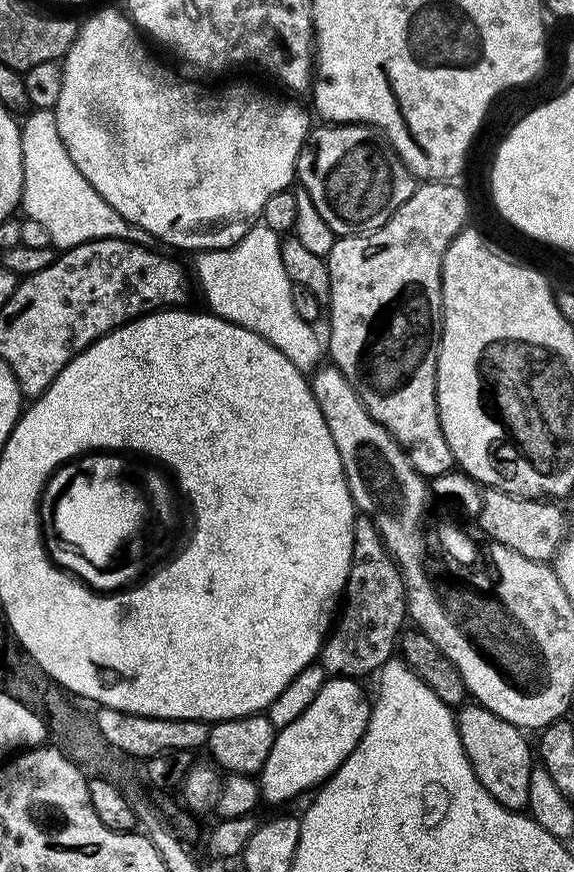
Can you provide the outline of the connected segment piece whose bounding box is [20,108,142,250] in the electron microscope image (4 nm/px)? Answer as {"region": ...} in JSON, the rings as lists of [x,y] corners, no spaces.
{"region":[[[53,109],[29,111],[20,124],[20,141],[24,151],[24,181],[20,195],[23,215],[40,223],[57,249],[67,250],[91,240],[106,238],[141,239],[140,229],[132,227],[122,214],[118,214],[118,210],[114,210],[114,206],[110,206],[110,202],[106,202],[106,198],[102,198],[102,194],[98,194],[98,190],[94,190],[94,186],[90,186],[90,182],[86,182],[86,178],[82,178],[82,170],[74,166],[70,154],[64,149]]]}

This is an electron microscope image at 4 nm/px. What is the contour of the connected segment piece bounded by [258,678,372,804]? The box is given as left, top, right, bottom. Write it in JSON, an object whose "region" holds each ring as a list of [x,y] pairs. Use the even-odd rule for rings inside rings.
{"region":[[[328,679],[322,686],[322,690],[318,690],[318,698],[314,698],[314,703],[298,719],[290,722],[290,726],[277,731],[274,742],[270,746],[270,754],[258,773],[260,794],[265,801],[269,800],[272,804],[284,804],[287,800],[302,795],[303,792],[311,793],[319,789],[328,777],[333,776],[342,766],[342,762],[346,762],[346,758],[358,746],[372,713],[369,693],[367,696],[358,685],[360,684],[355,679]]]}

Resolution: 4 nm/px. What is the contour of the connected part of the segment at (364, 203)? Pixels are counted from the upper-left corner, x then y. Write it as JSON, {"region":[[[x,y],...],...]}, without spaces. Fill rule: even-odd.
{"region":[[[369,124],[313,127],[298,154],[296,180],[337,237],[361,236],[378,230],[414,194],[417,177],[398,159],[388,139]]]}

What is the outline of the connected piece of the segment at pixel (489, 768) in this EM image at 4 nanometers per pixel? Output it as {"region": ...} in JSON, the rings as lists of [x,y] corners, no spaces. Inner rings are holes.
{"region":[[[472,702],[463,705],[455,715],[463,749],[475,776],[492,798],[503,808],[525,811],[530,796],[530,774],[534,767],[534,752],[525,738],[523,729],[498,718],[492,711]]]}

